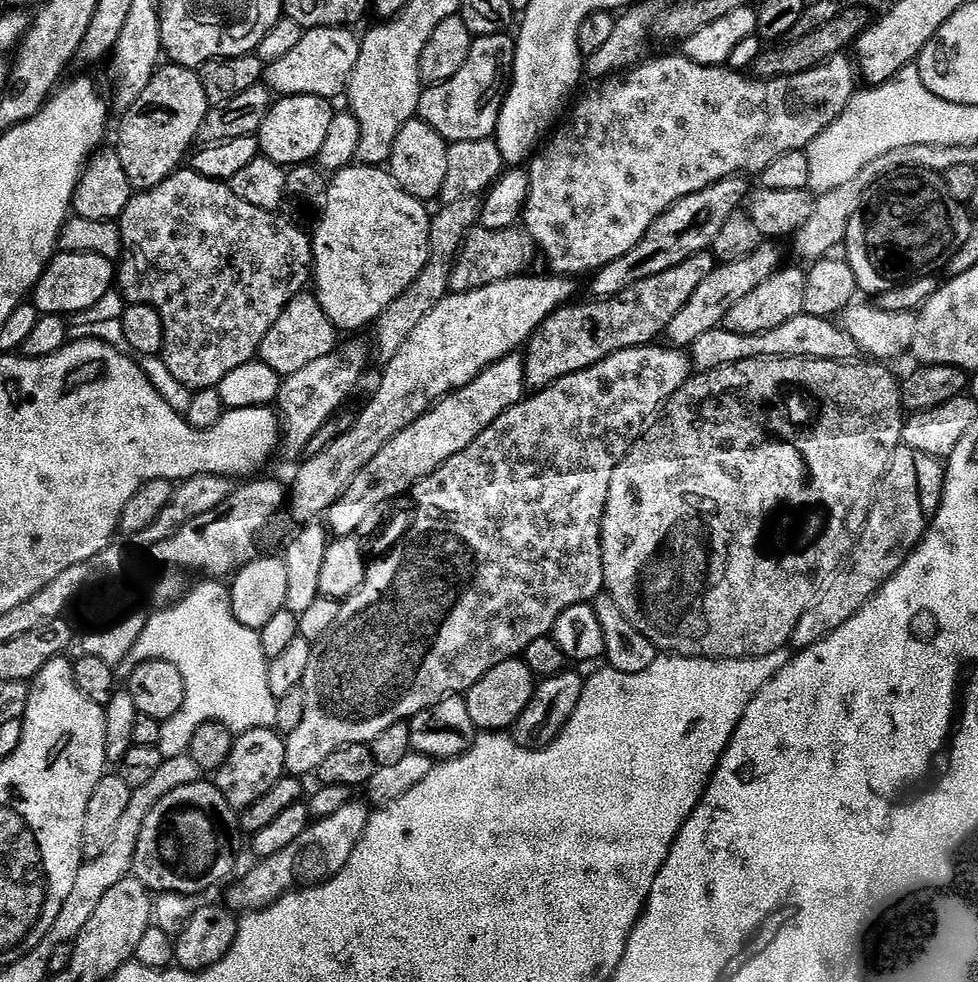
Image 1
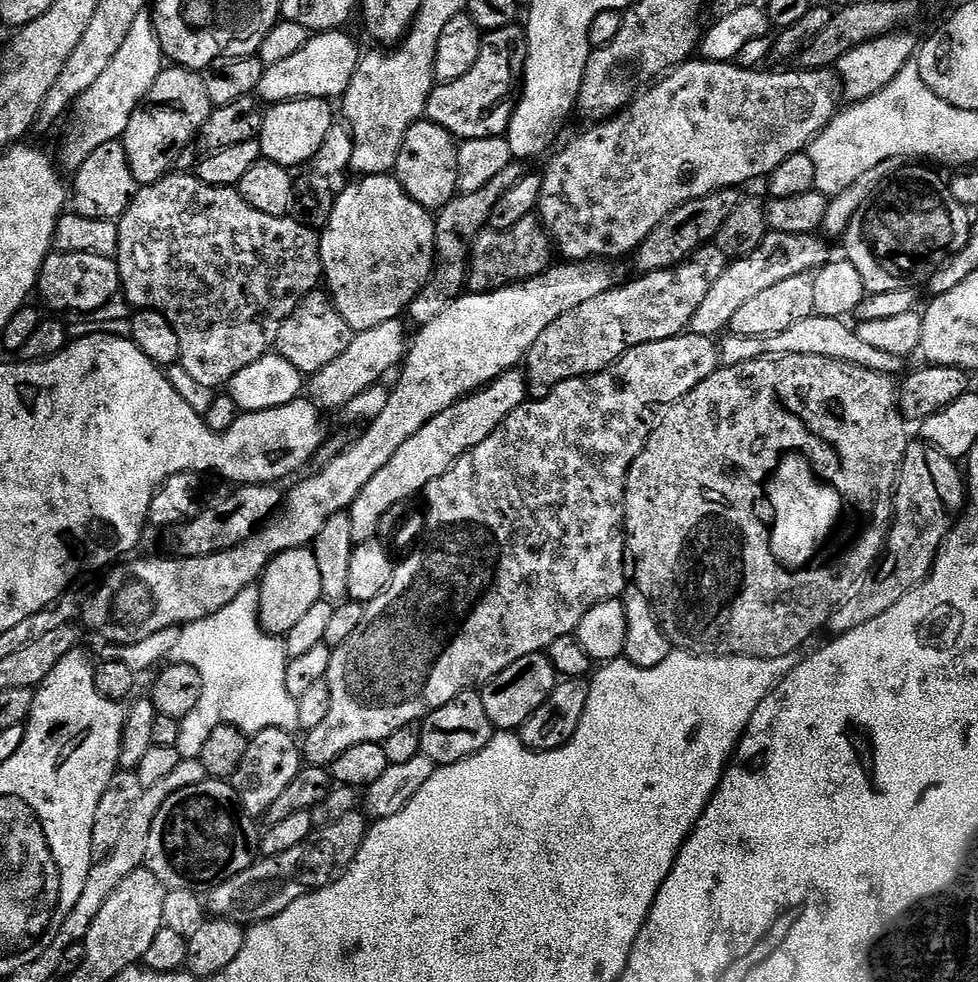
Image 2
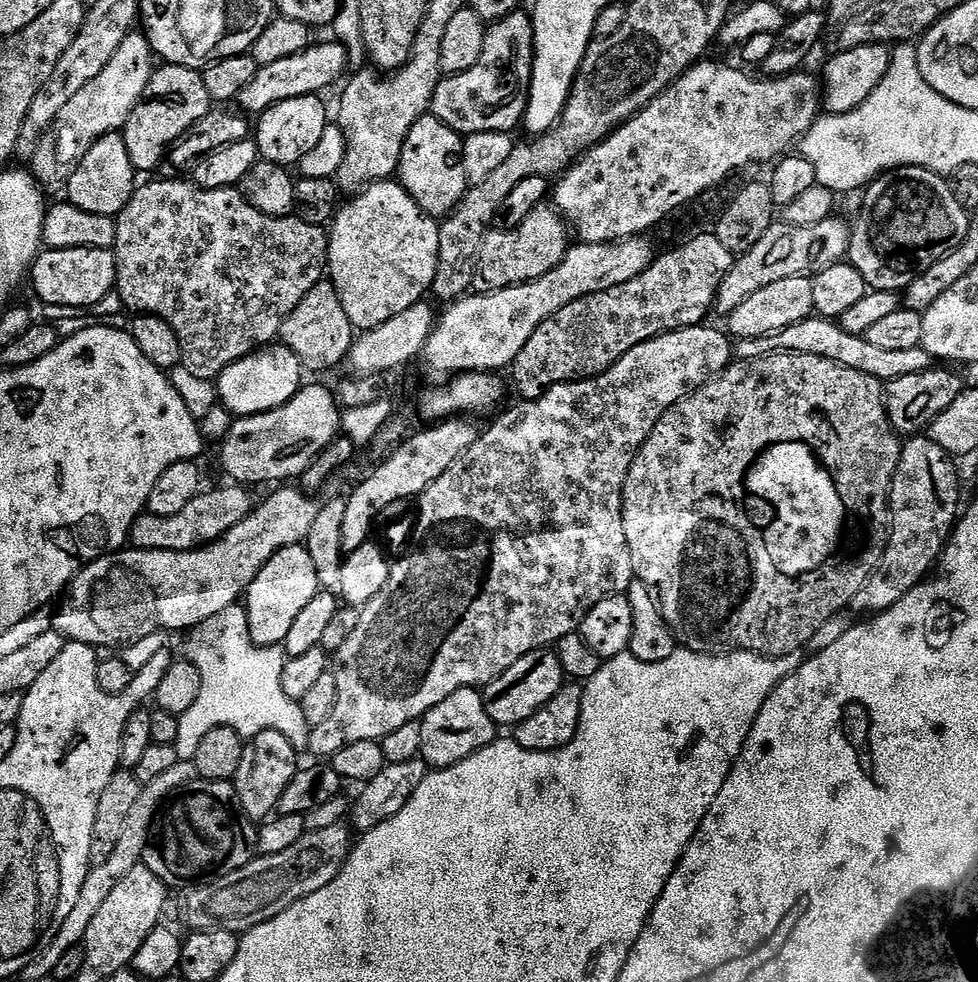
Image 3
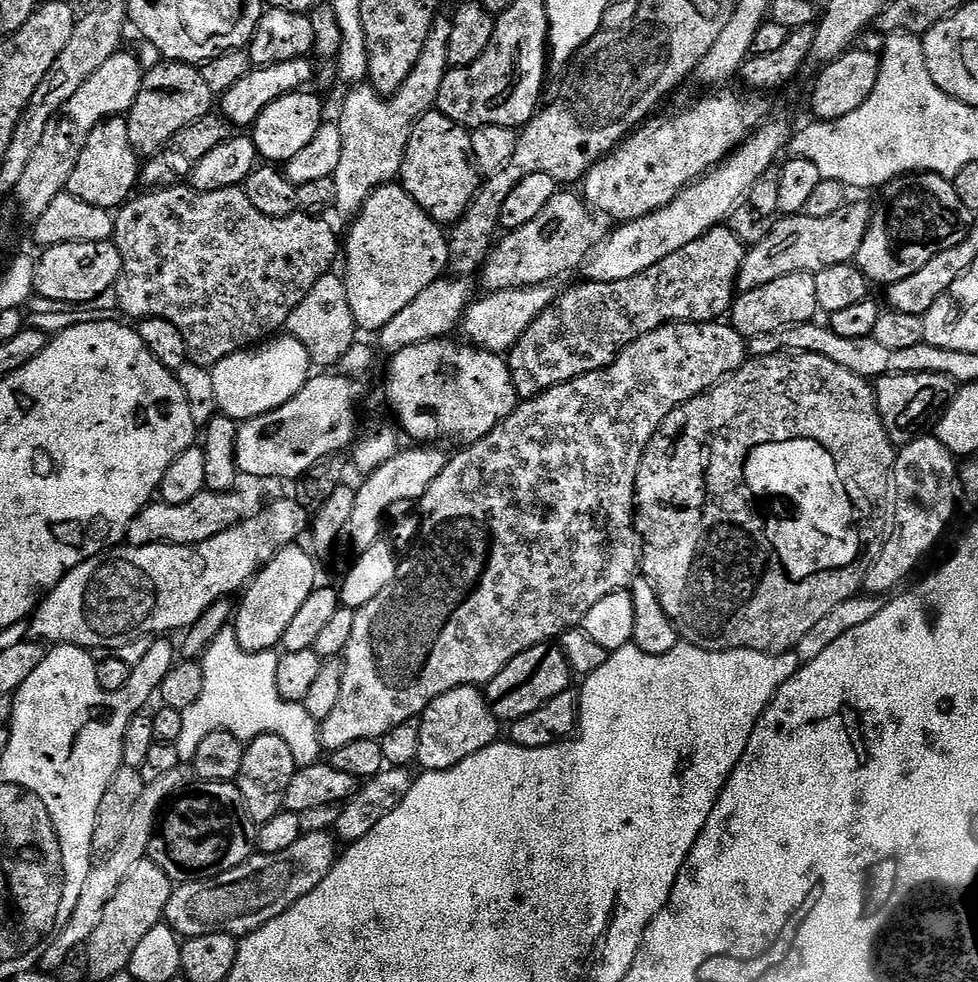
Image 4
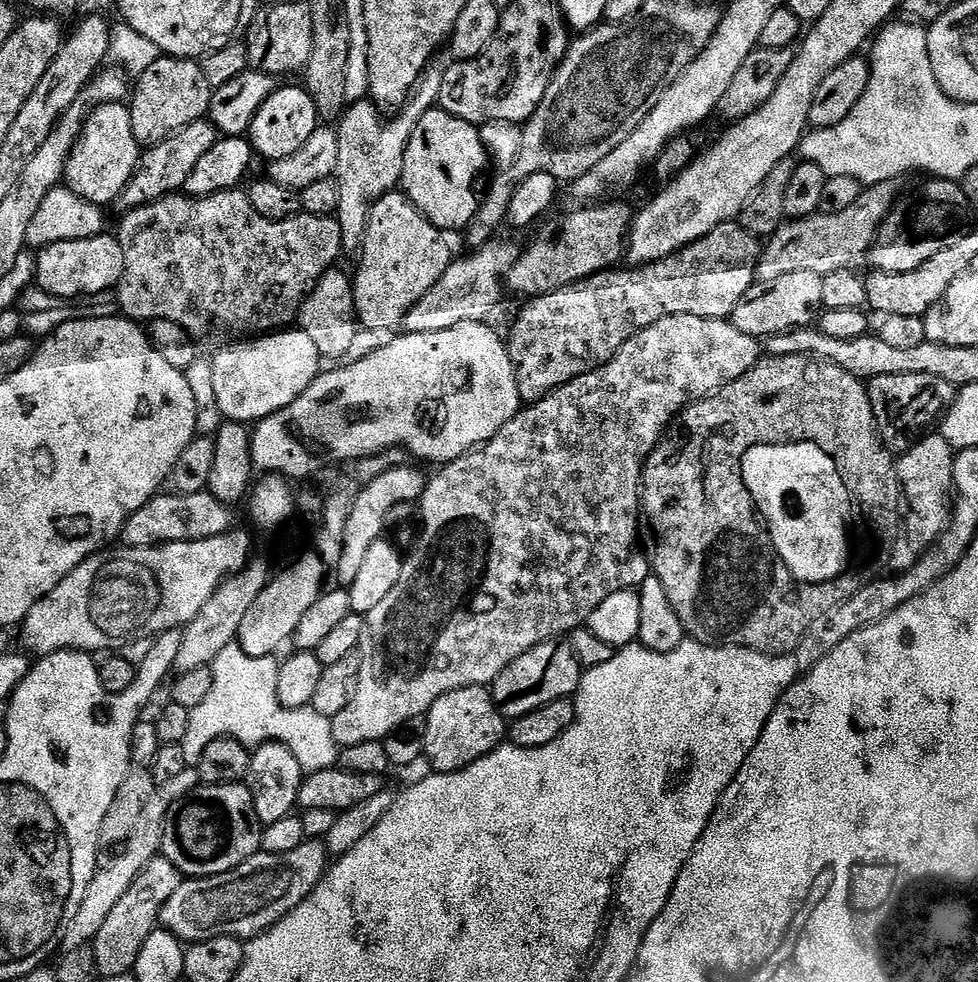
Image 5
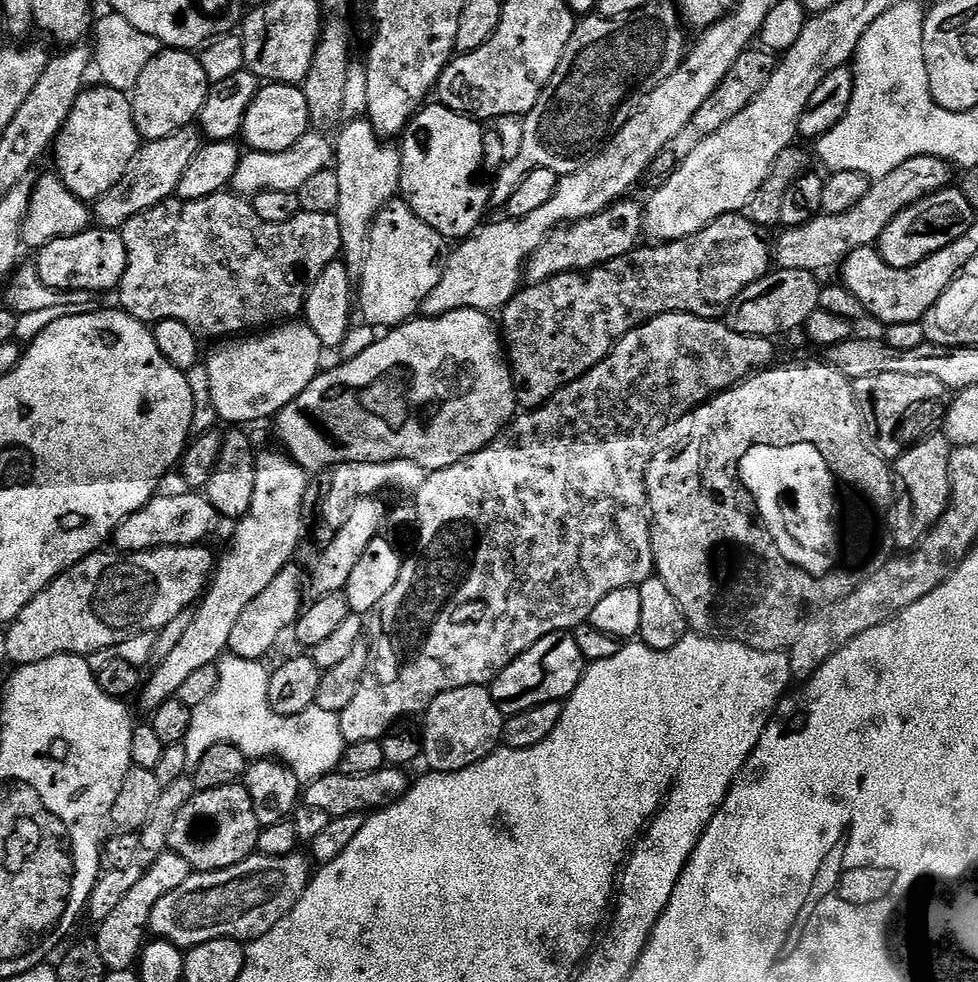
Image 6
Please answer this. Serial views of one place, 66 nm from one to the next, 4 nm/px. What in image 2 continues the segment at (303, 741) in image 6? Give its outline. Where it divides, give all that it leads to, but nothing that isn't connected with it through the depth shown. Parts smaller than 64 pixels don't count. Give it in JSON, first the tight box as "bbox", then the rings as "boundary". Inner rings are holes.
{"bbox":[172,598,297,758],"boundary":[[[237,598],[230,601],[225,608],[218,609],[201,620],[194,620],[179,629],[180,637],[176,640],[172,652],[179,663],[193,668],[200,679],[200,697],[188,711],[187,716],[179,721],[176,733],[175,749],[181,757],[192,758],[197,755],[198,745],[204,741],[204,734],[217,728],[219,724],[228,724],[245,734],[261,732],[267,728],[293,727],[297,719],[297,701],[288,693],[284,685],[284,660],[286,653],[281,641],[275,635],[263,631],[258,623],[254,604],[248,598]]]}

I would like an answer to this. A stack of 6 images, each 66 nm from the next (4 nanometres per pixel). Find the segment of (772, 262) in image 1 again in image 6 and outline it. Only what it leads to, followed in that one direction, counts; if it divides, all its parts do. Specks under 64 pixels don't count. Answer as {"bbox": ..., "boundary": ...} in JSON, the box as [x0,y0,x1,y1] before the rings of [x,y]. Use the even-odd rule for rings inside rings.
{"bbox":[774,156,953,274],"boundary":[[[919,156],[902,162],[898,170],[879,177],[876,184],[865,191],[864,196],[850,210],[833,216],[818,215],[796,228],[785,227],[780,241],[774,244],[774,260],[780,268],[786,270],[806,270],[821,274],[827,268],[836,268],[851,252],[859,248],[868,248],[879,241],[880,235],[906,210],[930,194],[940,192],[953,183],[953,165],[937,156]]]}

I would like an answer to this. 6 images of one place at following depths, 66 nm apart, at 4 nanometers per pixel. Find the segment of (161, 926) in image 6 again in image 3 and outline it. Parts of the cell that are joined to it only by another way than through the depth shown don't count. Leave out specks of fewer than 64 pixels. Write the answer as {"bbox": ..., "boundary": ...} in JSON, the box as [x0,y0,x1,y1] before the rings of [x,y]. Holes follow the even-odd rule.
{"bbox":[184,826,352,934],"boundary":[[[328,826],[314,832],[305,831],[284,851],[257,855],[249,860],[246,866],[234,870],[217,880],[210,880],[206,883],[193,887],[187,898],[184,900],[184,920],[187,920],[189,929],[193,931],[208,931],[210,929],[224,929],[227,932],[243,934],[254,926],[282,914],[294,902],[322,890],[330,882],[334,882],[337,872],[344,866],[348,853],[352,848],[352,837],[350,838],[347,827],[334,828]]]}

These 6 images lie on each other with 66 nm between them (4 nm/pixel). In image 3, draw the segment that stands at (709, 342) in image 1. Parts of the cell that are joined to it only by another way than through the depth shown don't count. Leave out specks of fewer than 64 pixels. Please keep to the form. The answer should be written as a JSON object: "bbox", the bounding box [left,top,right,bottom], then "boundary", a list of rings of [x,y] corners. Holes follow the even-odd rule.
{"bbox":[734,318,933,382],"boundary":[[[809,318],[790,326],[786,330],[776,332],[772,336],[750,338],[749,340],[736,340],[734,352],[739,359],[752,360],[755,356],[767,356],[773,352],[801,352],[814,354],[818,358],[833,360],[834,363],[849,367],[850,370],[861,371],[862,374],[872,375],[874,378],[887,382],[897,380],[906,374],[926,372],[933,367],[932,356],[923,346],[914,350],[886,350],[873,346],[867,336],[846,334],[835,319]]]}

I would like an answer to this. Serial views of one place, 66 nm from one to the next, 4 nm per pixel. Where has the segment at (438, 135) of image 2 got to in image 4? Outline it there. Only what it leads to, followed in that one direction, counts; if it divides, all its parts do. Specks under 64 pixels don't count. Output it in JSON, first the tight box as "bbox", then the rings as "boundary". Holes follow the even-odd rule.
{"bbox":[398,110,478,226],"boundary":[[[439,110],[433,111],[426,123],[436,136],[414,134],[409,138],[398,180],[428,219],[441,226],[451,226],[464,217],[478,191],[478,169],[472,157],[472,138],[467,131],[455,132],[457,125]]]}

